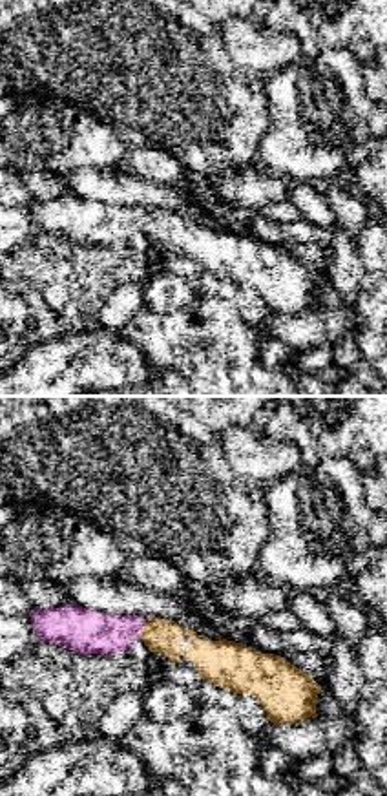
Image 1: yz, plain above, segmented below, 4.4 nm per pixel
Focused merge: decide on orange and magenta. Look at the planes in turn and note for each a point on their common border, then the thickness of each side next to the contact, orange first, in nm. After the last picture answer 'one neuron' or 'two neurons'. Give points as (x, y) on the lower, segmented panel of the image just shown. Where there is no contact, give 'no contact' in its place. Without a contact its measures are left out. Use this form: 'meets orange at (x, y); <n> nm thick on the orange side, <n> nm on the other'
meets orange at (145, 625); 150 nm thick on the orange side, 190 nm on the other

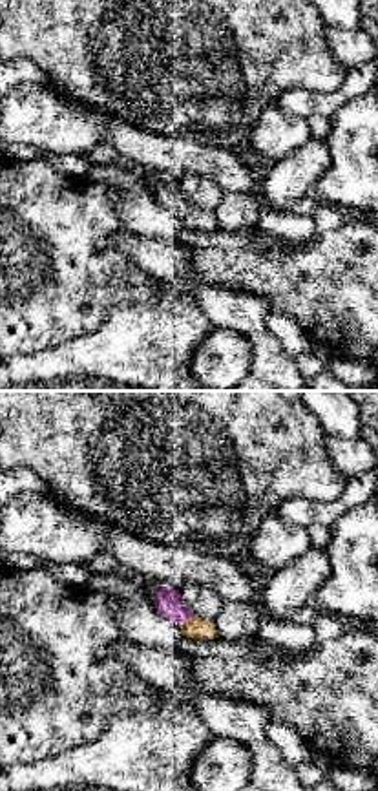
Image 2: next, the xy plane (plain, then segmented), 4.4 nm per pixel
meets orange at (187, 620); 100 nm thick on the orange side, 120 nm on the other

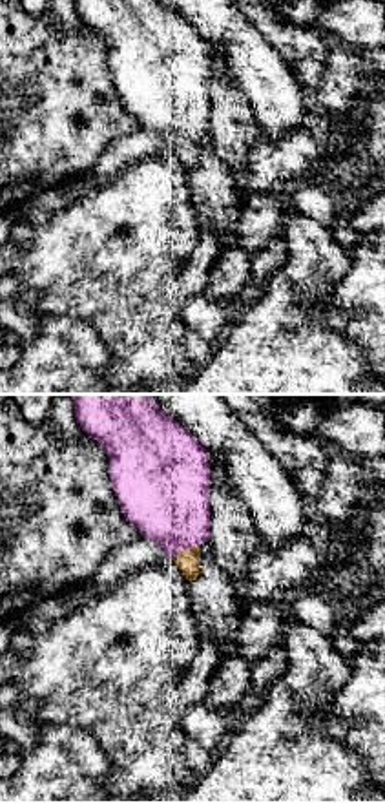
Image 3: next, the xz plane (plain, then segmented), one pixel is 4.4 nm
meets orange at (183, 550); 110 nm thick on the orange side, 380 nm on the other

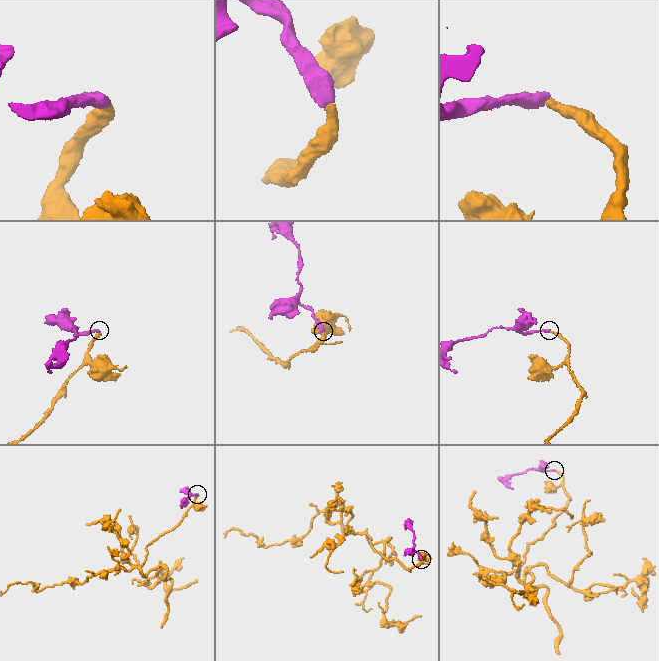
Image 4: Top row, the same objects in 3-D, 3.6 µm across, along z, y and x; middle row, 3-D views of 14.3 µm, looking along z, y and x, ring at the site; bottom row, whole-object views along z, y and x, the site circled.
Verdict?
one neuron

